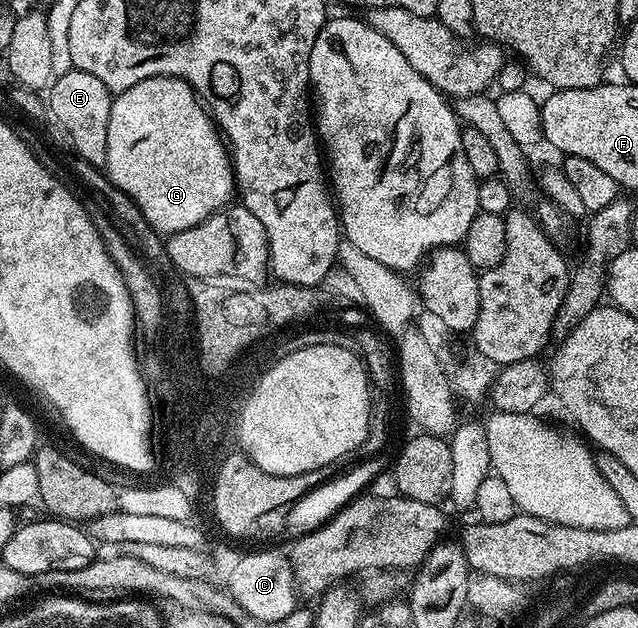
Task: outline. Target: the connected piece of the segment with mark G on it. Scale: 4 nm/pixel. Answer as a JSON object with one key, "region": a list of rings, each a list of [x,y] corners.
{"region":[[[169,76],[141,80],[141,84],[133,84],[133,88],[118,91],[111,100],[105,174],[112,186],[136,202],[145,219],[163,236],[201,224],[224,209],[237,190],[228,143],[214,117],[203,111],[202,104],[200,95],[191,89],[189,83]]]}

